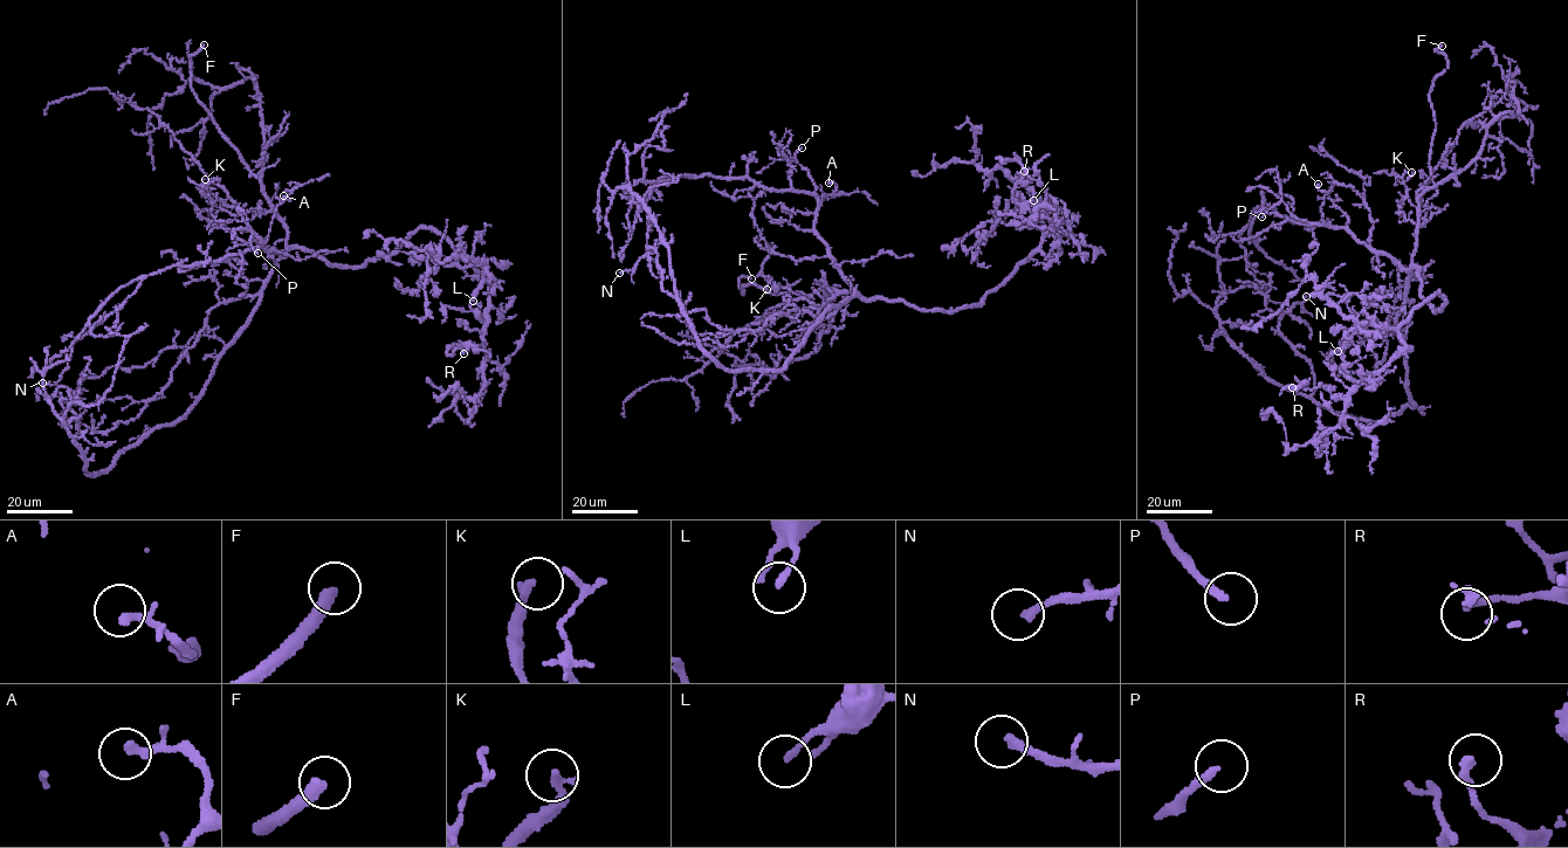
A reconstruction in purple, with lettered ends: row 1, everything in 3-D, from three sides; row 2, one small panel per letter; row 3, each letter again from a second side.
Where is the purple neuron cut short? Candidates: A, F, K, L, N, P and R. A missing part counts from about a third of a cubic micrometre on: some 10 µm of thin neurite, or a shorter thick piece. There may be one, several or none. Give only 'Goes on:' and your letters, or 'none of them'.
Goes on: F, N, P

